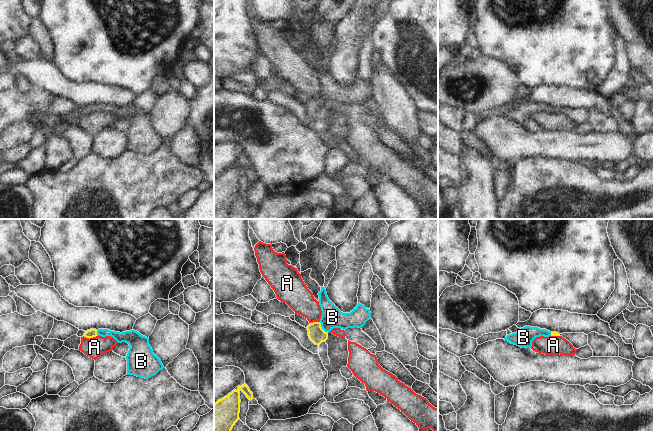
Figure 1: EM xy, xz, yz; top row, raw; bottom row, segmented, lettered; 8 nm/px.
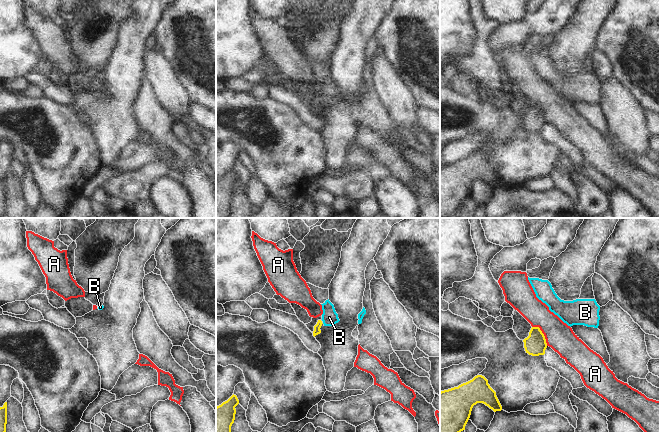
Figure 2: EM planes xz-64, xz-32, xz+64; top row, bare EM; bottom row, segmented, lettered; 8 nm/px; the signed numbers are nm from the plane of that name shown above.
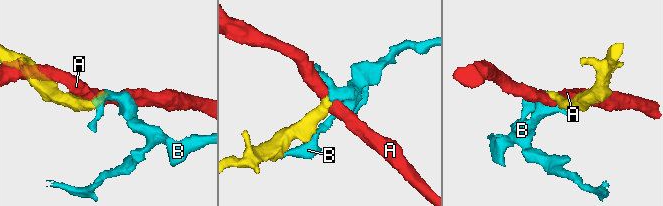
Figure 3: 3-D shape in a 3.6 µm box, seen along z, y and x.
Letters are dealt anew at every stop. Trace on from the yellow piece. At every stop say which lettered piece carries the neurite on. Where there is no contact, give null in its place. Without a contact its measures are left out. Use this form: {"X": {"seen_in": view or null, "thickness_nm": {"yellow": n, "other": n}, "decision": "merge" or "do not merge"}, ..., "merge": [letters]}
{"A": {"seen_in": "xy", "thickness_nm": {"yellow": 70, "other": 160}, "decision": "do not merge"}, "B": {"seen_in": "xz", "thickness_nm": {"yellow": 140, "other": 170}, "decision": "merge"}, "merge": ["B"]}

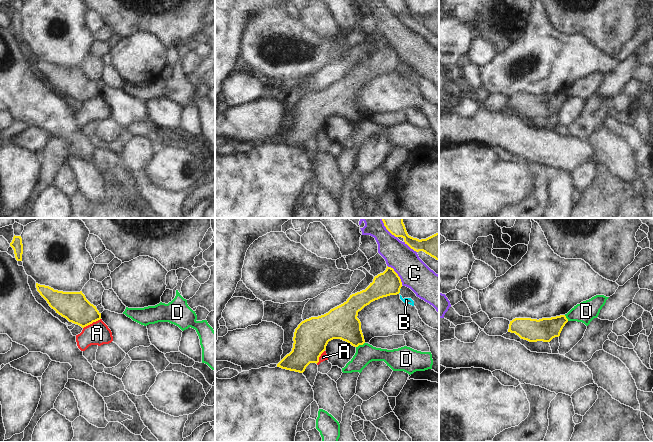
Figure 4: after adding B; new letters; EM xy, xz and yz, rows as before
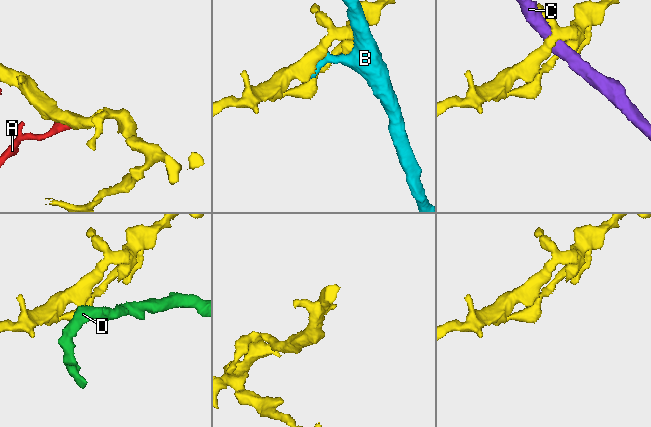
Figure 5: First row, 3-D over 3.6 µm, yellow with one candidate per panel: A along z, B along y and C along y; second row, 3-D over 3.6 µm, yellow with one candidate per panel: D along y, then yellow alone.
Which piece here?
{"A": {"seen_in": "xy", "thickness_nm": {"yellow": 240, "other": 190}, "decision": "do not merge"}, "B": {"seen_in": null, "decision": "do not merge"}, "C": {"seen_in": "xz", "thickness_nm": {"yellow": 190, "other": 240}, "decision": "do not merge"}, "D": {"seen_in": "xz", "thickness_nm": {"yellow": 260, "other": 160}, "decision": "do not merge"}, "merge": []}

